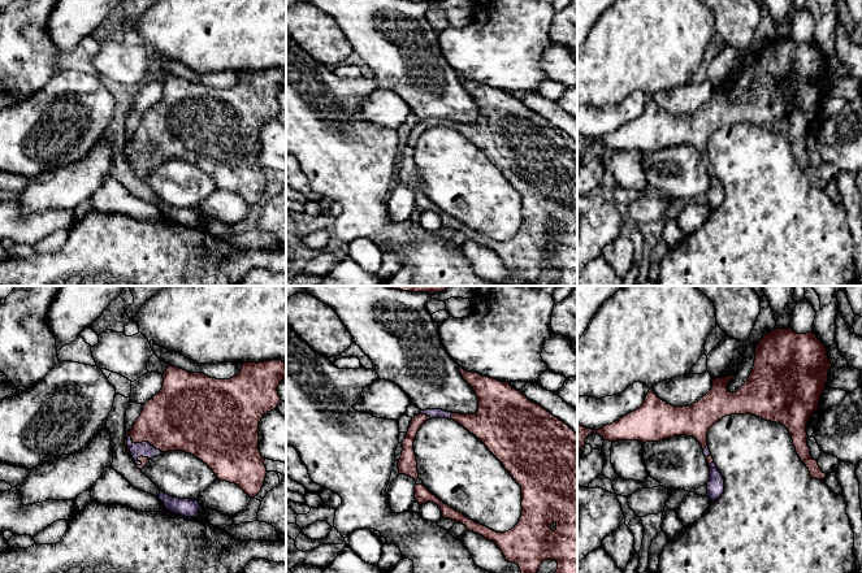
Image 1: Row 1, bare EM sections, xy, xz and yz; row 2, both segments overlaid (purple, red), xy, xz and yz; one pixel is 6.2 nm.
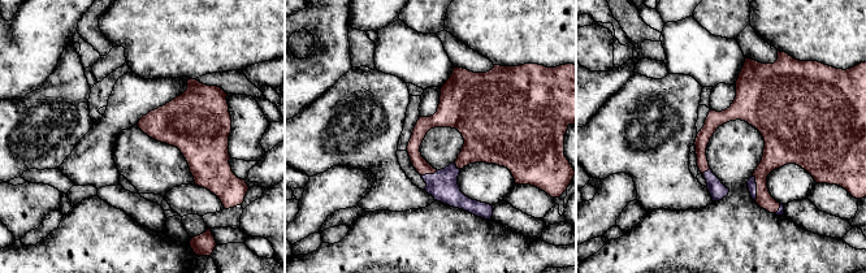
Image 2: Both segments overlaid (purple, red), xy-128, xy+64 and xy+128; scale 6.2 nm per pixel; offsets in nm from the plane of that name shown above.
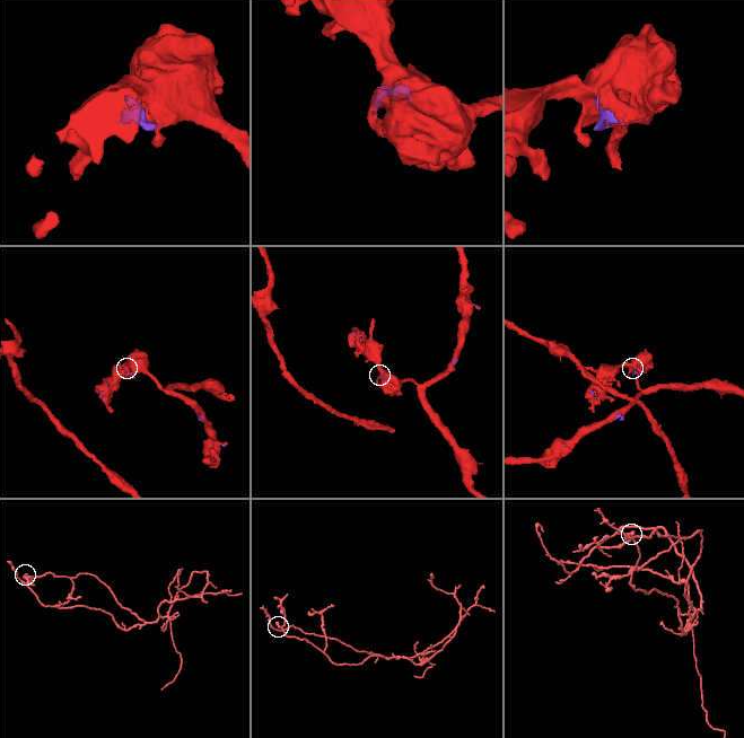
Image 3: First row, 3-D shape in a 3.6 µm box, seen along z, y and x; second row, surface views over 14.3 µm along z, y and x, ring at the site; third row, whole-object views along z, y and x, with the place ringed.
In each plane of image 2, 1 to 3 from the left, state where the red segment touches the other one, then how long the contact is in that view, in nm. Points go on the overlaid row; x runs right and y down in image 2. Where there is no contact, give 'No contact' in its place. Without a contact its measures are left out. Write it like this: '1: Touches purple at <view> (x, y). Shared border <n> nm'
1: No contact
2: Touches purple at xy+64 (429, 174). Shared border 110 nm
3: Touches purple at xy+128 (756, 187). Shared border 150 nm

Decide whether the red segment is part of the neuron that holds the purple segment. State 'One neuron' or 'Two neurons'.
One neuron

